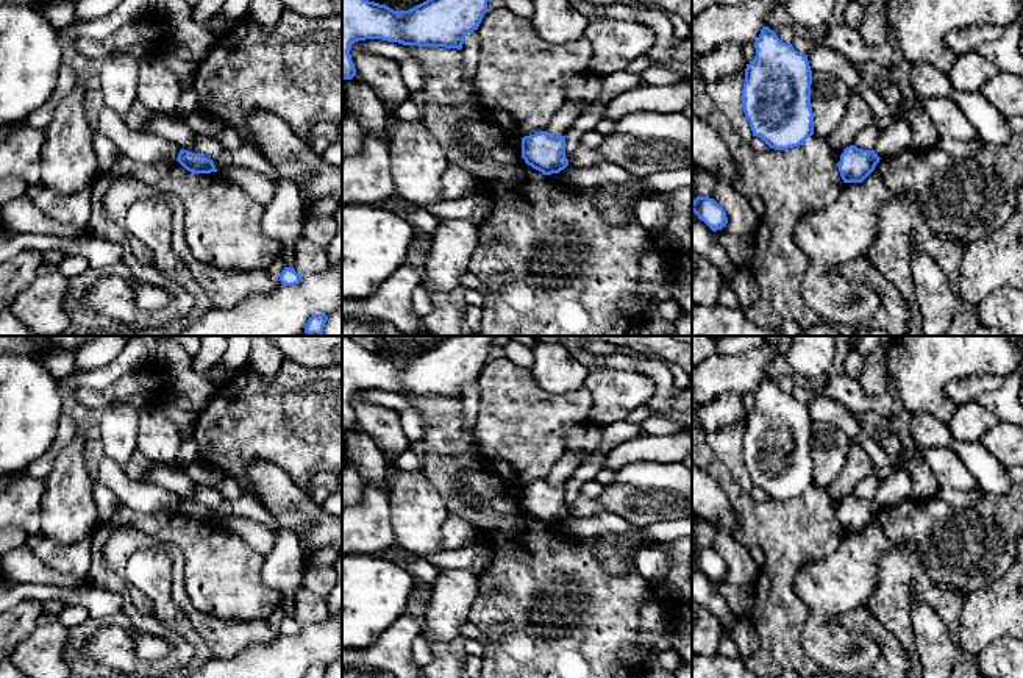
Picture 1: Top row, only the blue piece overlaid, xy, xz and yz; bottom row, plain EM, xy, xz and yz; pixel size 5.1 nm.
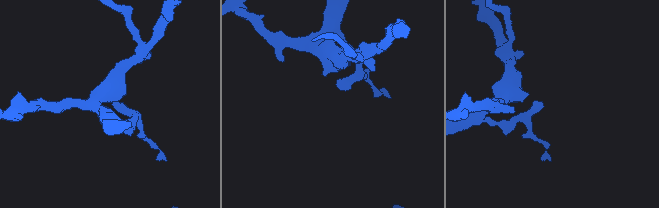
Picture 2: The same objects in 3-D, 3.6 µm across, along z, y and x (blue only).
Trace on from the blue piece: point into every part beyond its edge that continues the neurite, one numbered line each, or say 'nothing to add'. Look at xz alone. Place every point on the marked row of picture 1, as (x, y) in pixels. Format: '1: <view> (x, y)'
nothing to add

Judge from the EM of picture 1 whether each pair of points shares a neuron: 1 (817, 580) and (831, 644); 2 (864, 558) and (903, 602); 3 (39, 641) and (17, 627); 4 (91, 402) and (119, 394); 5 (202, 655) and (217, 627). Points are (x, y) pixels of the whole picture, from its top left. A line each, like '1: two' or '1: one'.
1: one
2: two
3: two
4: one
5: two

